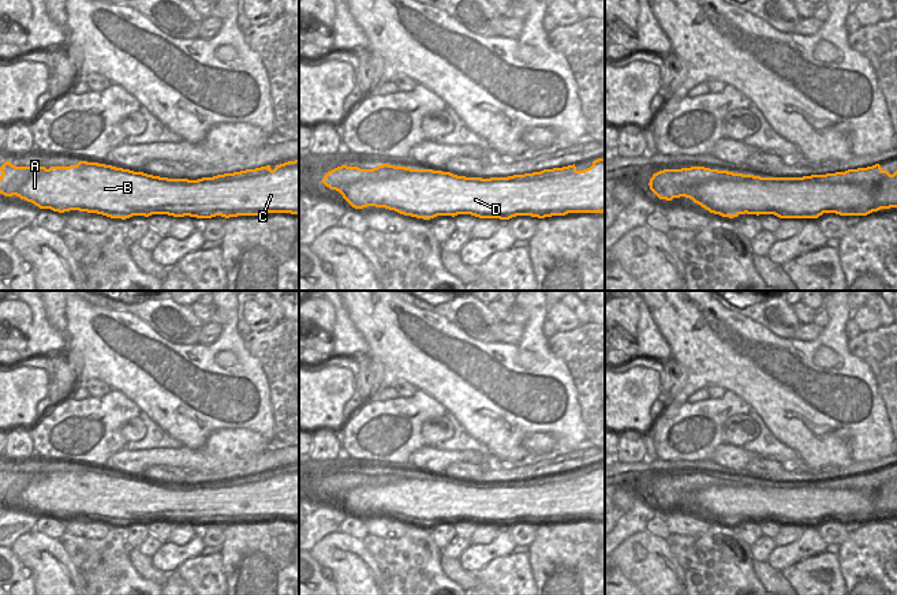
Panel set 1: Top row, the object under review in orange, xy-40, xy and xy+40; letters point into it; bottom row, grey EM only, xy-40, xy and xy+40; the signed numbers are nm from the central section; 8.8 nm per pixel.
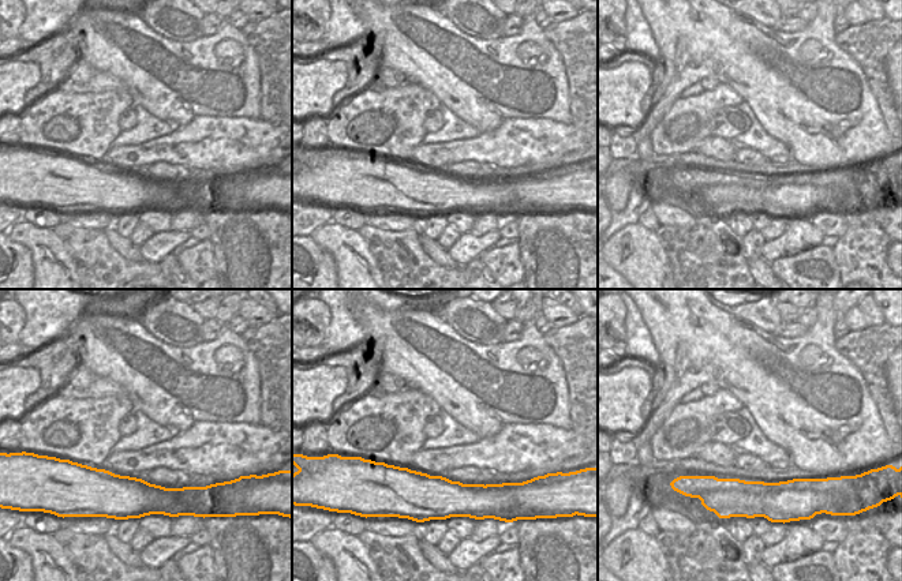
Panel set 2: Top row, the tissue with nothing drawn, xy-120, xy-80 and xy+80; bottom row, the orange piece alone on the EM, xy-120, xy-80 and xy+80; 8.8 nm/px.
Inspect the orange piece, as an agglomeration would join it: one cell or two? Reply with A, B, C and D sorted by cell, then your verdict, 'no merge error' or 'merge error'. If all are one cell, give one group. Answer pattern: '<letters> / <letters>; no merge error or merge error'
A B C D; no merge error

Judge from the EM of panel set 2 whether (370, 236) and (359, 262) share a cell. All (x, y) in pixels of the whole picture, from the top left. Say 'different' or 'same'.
different

